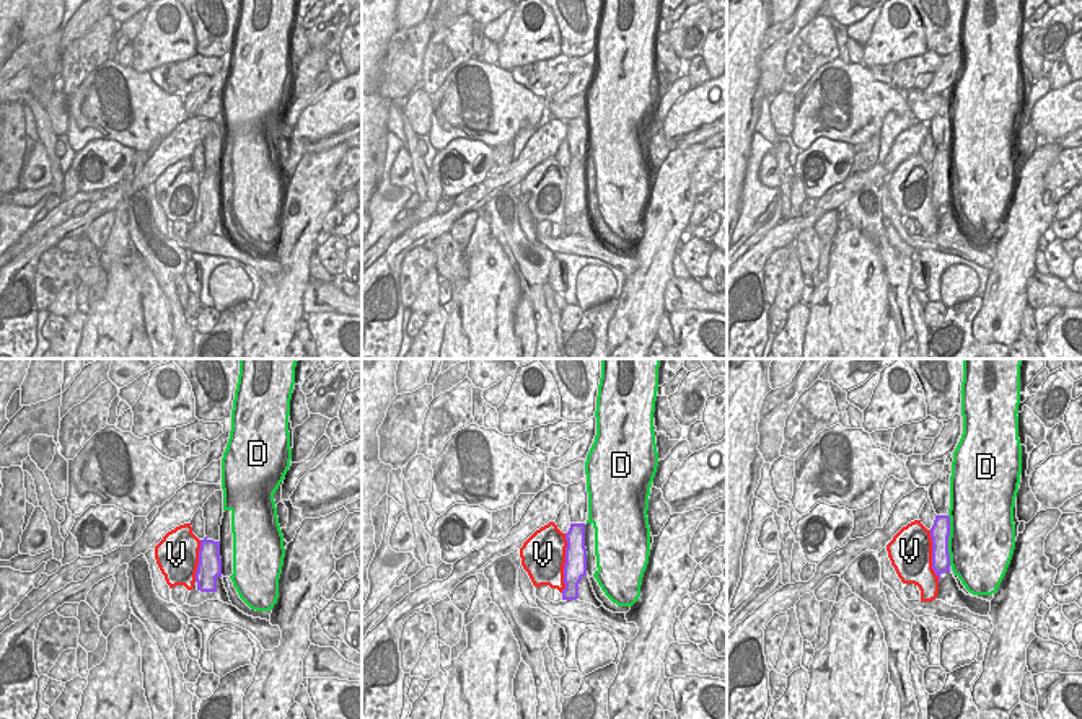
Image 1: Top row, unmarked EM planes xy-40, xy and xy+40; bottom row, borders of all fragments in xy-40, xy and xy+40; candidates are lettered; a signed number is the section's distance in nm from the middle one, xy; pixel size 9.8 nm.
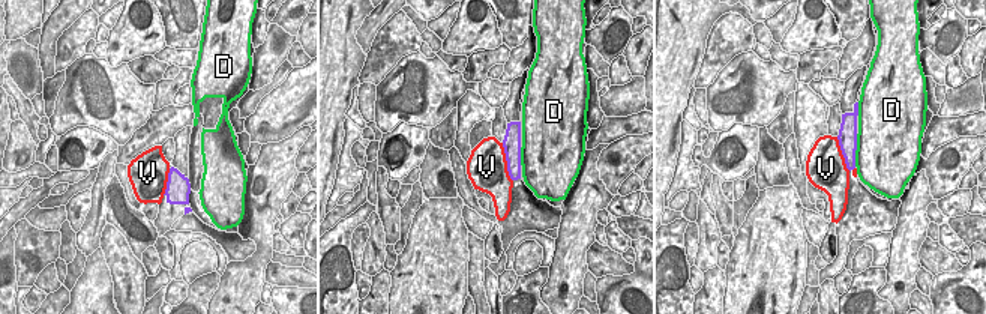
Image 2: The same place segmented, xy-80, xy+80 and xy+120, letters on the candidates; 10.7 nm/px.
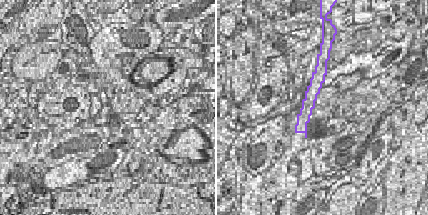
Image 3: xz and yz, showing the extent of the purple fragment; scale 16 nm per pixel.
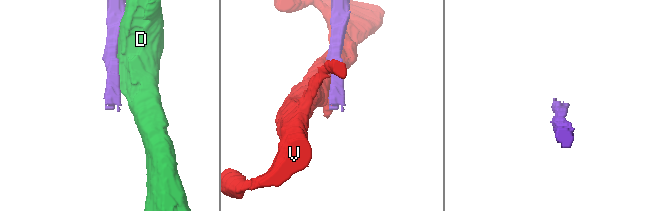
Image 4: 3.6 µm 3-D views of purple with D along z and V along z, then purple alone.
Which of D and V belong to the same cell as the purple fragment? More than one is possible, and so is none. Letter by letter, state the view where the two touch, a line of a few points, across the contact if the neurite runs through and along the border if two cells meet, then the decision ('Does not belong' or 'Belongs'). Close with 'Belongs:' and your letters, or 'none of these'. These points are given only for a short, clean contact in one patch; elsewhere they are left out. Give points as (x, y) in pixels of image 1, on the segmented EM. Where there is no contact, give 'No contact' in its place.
D: Touches purple in xy+40. Does not belong
V: Touches purple in xy. Does not belong
Belongs: none of these

